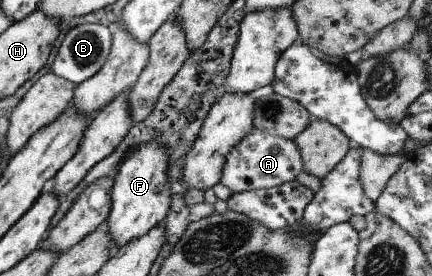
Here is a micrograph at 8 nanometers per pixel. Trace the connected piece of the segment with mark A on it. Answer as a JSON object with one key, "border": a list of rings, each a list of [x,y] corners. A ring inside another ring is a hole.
{"border":[[[253,128],[249,135],[241,139],[241,143],[233,146],[233,151],[229,151],[229,155],[225,155],[220,182],[233,194],[277,187],[281,183],[293,181],[301,171],[303,161],[293,140],[269,135],[265,131]]]}

